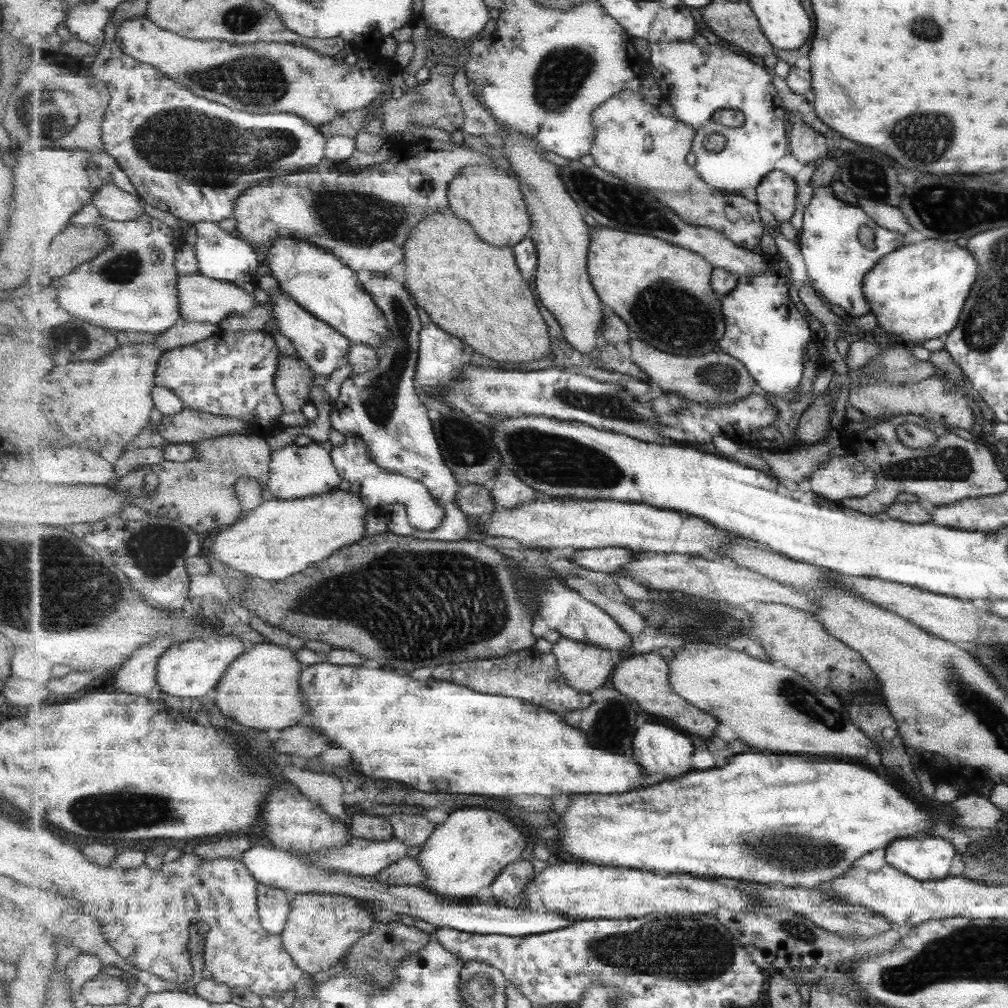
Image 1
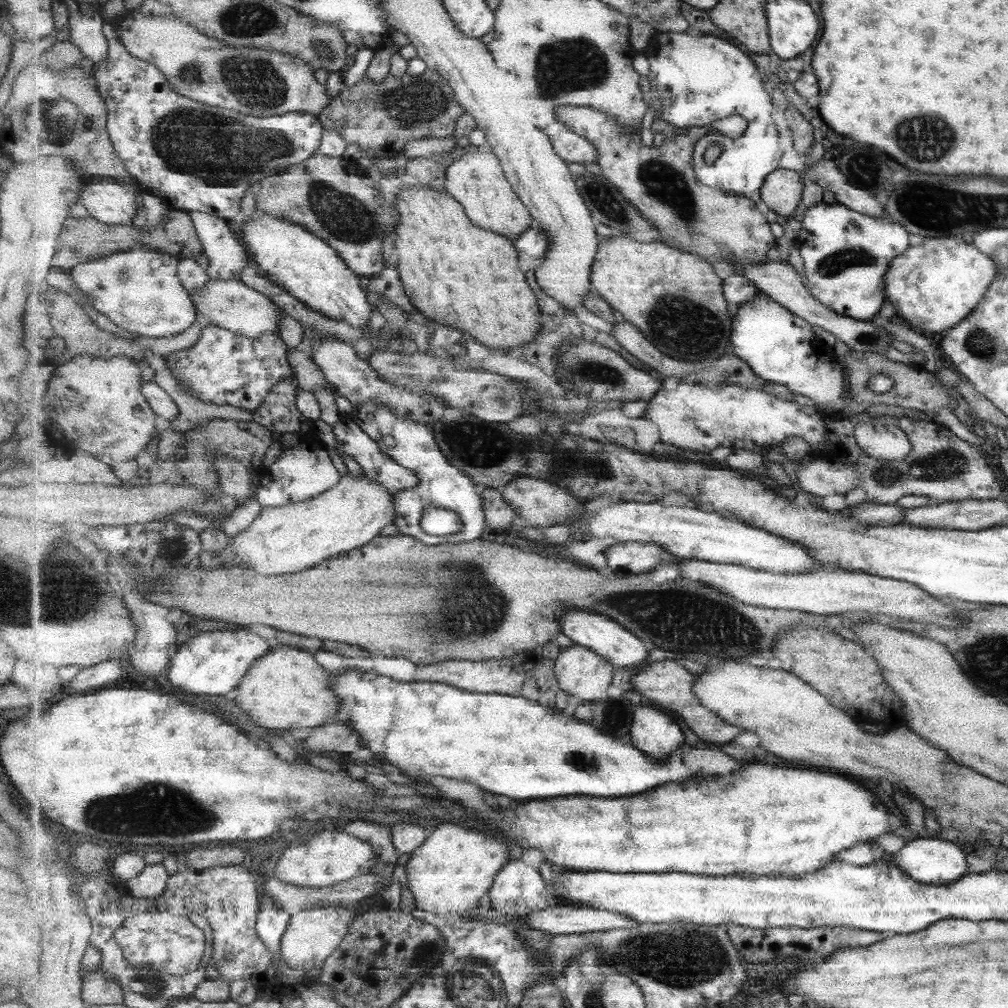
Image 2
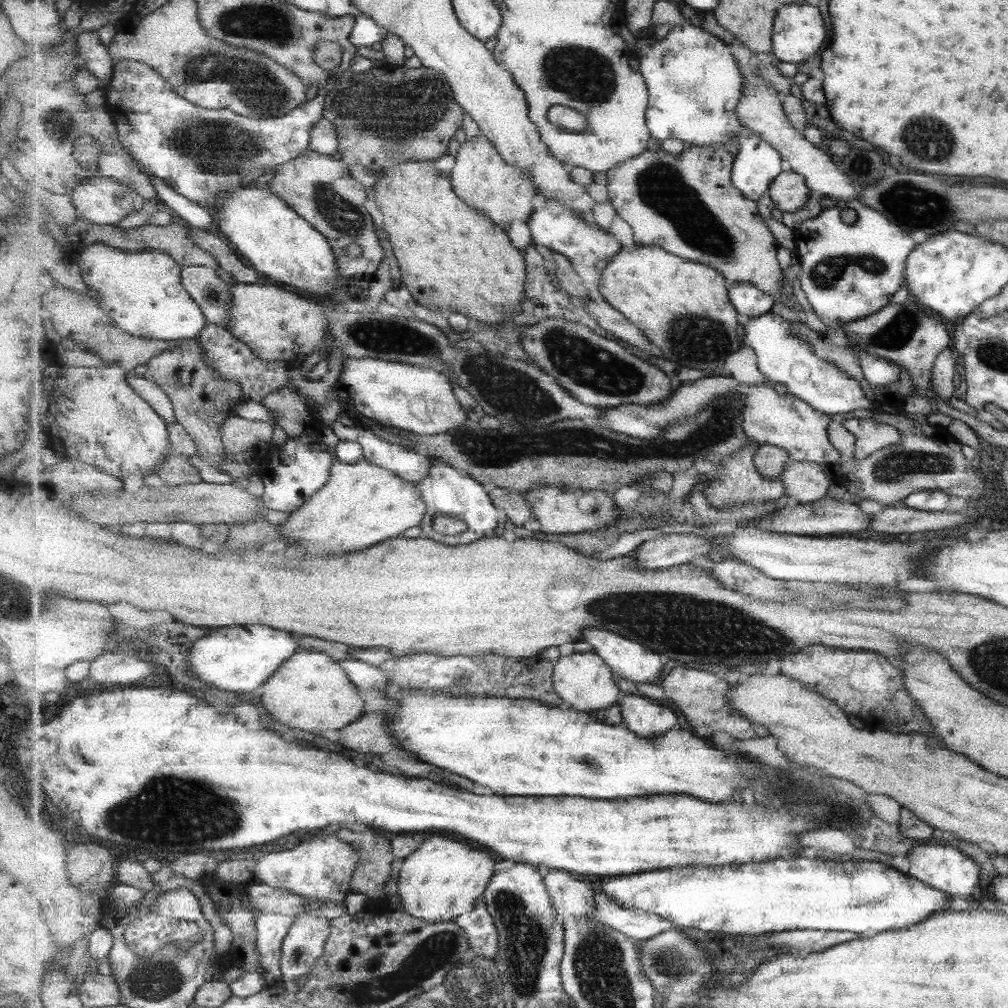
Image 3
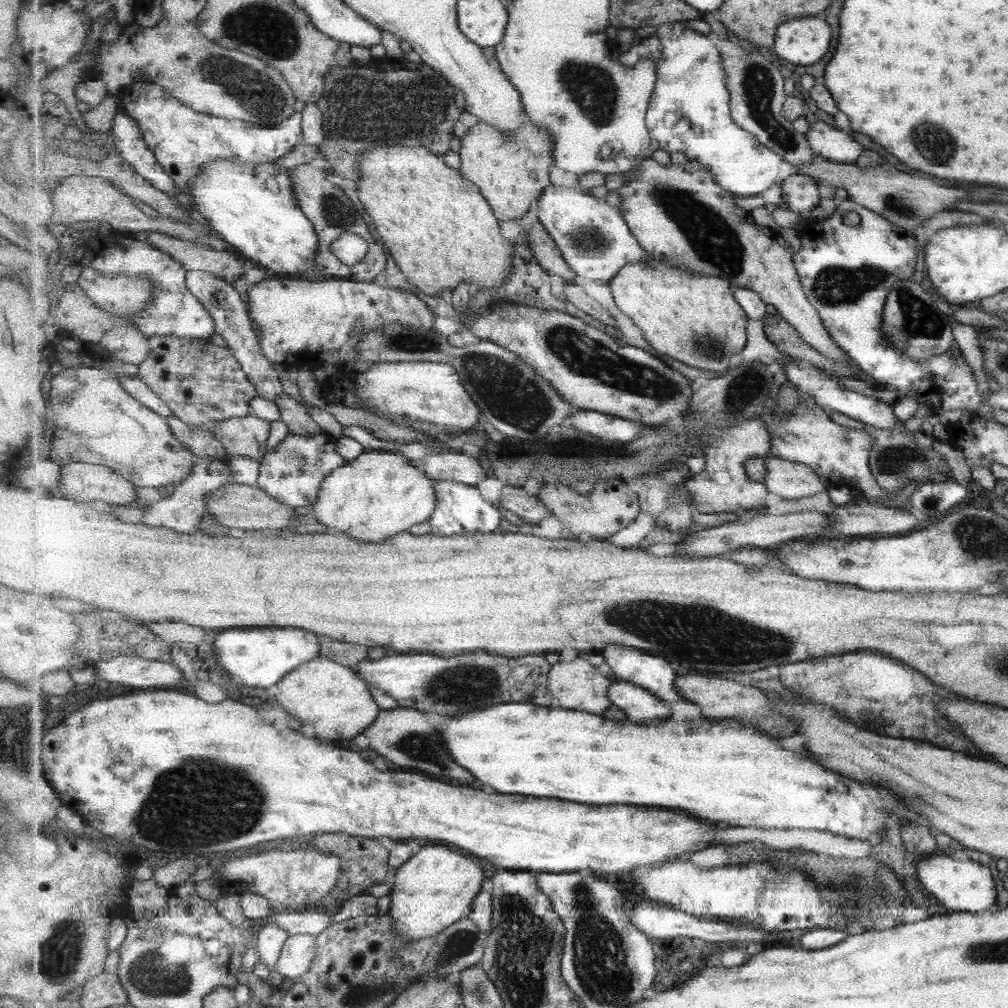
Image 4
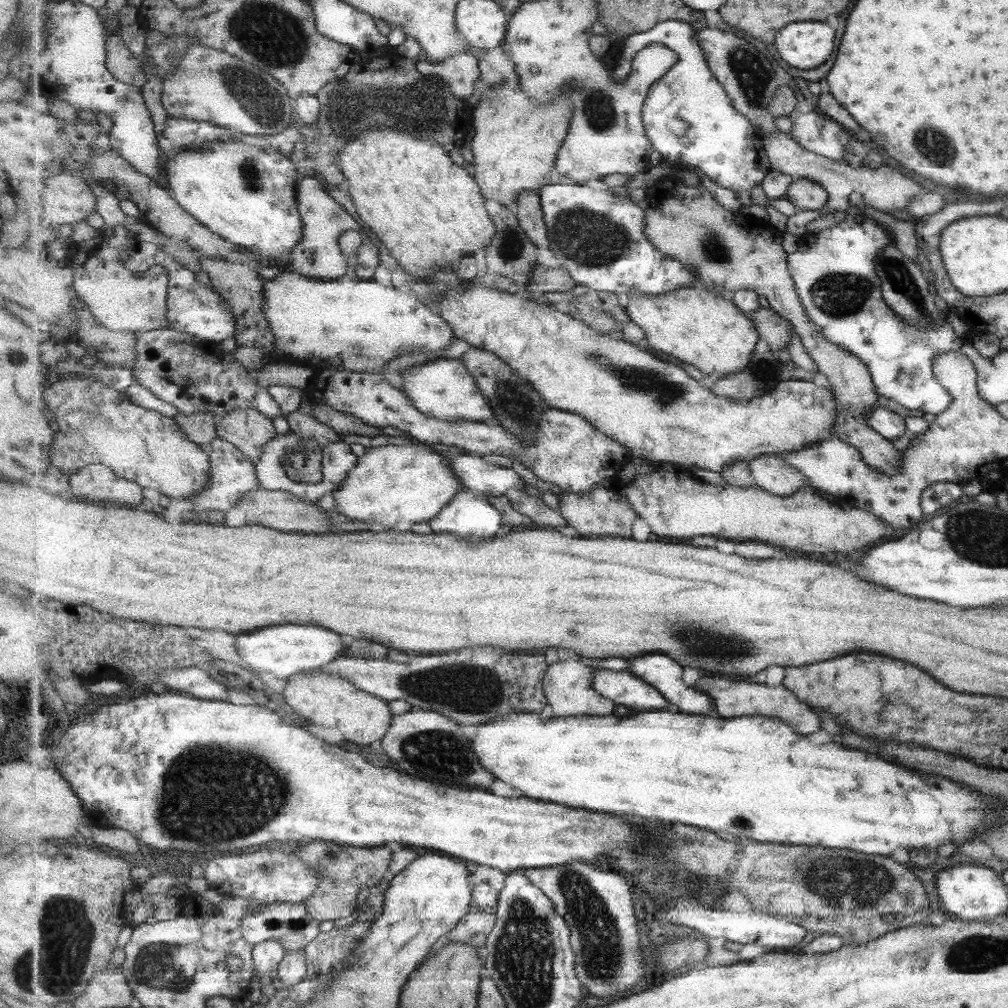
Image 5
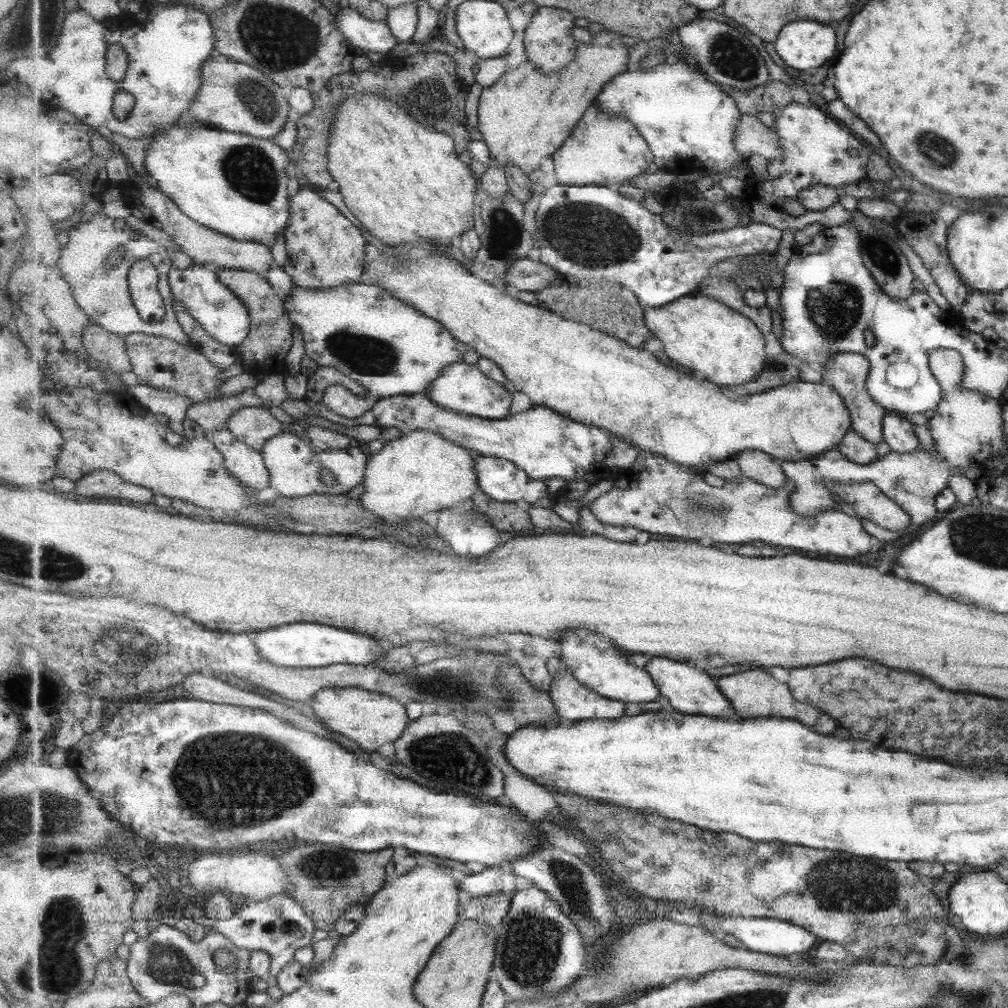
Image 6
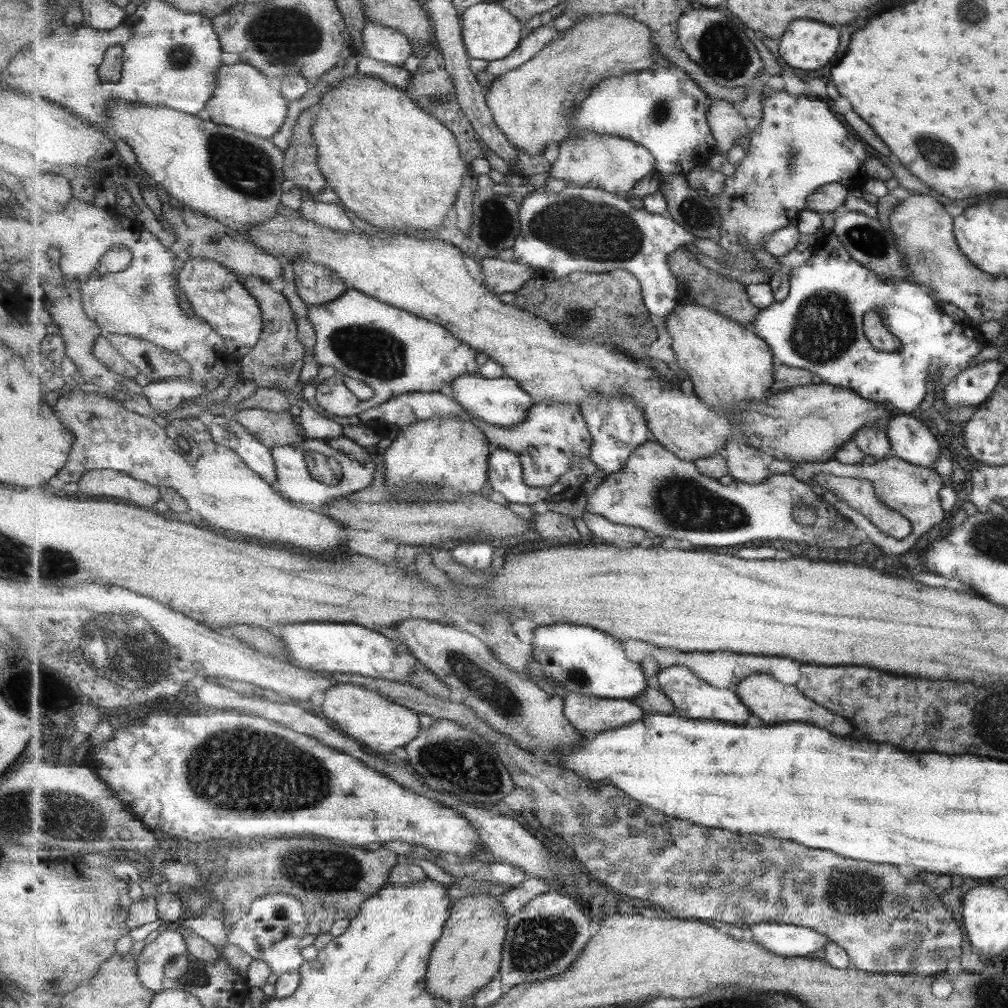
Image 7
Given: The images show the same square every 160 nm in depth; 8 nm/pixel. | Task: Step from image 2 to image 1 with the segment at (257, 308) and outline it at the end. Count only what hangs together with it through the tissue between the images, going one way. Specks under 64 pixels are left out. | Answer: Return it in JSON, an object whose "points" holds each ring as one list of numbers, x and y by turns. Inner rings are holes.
{"points":[[201,274,179,277,178,289,183,319,187,322,197,321,220,325,230,317,251,314,251,310,255,310,254,306,259,304,255,301,254,295,247,294,241,286,218,281]]}

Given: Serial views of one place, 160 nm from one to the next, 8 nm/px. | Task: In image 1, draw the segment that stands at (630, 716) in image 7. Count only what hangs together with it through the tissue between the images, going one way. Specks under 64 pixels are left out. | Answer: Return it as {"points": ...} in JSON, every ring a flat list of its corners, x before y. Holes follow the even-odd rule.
{"points":[[563,636,552,646,551,653,557,657,560,671,566,676,567,682,579,692,589,694,605,684,605,680,614,674,614,670,623,658,619,652,611,652]]}

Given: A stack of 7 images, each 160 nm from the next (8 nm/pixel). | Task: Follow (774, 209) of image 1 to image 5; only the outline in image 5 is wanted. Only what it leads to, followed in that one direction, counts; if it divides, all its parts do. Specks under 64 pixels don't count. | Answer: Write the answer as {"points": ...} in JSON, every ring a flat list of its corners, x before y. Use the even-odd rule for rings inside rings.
{"points":[[796,178,789,187,786,198,795,206,797,211,819,211,828,203,830,194,826,187,811,179]]}

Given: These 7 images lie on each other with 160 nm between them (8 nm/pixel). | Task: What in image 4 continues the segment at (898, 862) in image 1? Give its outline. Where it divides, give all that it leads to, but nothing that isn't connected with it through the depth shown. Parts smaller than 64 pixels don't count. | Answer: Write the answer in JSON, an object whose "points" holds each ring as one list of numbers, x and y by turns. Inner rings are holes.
{"points":[[946,853,919,856,917,859,915,872,918,881,932,902,939,902,947,910,968,913,987,910,995,902,995,887,988,866,969,859,959,861]]}

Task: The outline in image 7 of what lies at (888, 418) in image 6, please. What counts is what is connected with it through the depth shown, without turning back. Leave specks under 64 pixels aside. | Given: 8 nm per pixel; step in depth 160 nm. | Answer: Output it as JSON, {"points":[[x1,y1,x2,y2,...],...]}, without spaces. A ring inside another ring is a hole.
{"points":[[893,412,884,430,890,441,891,455,909,464,932,468,937,457,944,452,916,414]]}

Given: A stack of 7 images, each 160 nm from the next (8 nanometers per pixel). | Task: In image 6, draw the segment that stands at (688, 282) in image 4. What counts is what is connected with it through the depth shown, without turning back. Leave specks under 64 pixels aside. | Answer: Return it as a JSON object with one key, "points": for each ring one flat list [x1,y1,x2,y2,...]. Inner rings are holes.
{"points":[[687,295,661,308,645,309,646,325,651,334,656,335,663,343,664,351,674,360,675,364,686,366,690,372,705,372,707,380,720,385,745,384,754,381,766,364,765,336,762,330,746,315,733,307,705,295]]}

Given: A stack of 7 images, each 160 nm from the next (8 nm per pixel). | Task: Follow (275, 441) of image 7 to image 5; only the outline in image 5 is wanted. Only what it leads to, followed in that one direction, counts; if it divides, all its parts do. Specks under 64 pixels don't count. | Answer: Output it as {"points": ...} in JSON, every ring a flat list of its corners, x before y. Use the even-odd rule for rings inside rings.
{"points":[[254,407,232,410,217,418,215,425,217,437,234,443,255,465,261,460,266,445,279,435,273,419]]}

